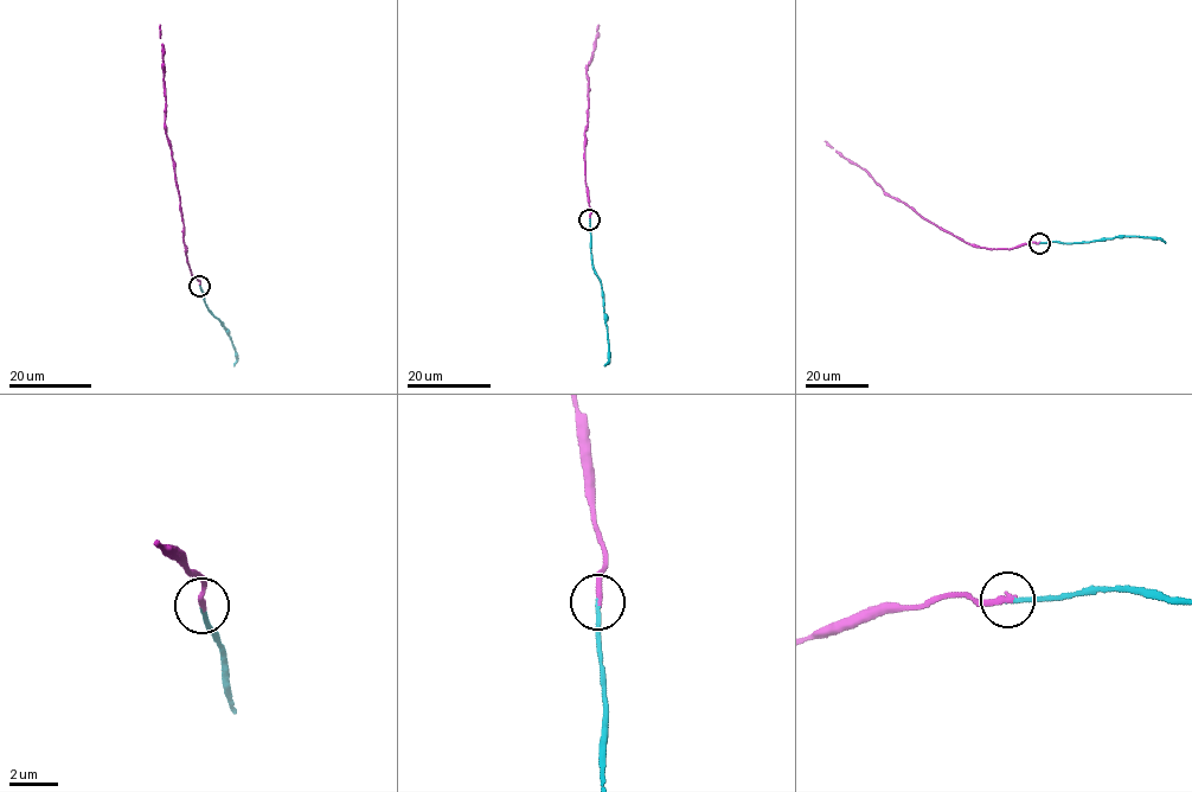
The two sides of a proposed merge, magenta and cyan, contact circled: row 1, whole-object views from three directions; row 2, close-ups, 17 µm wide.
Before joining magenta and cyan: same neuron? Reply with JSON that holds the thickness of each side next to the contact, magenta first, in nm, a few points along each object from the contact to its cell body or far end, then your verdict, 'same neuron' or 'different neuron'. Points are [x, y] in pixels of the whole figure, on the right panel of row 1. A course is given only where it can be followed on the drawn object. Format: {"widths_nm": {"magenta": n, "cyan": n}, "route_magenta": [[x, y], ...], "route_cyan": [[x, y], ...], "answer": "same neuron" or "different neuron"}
{"widths_nm": {"magenta": 260, "cyan": 160}, "route_magenta": [[1039, 242], [1011, 249], [973, 247], [890, 196], [860, 166], [825, 141]], "route_cyan": [[1039, 242], [1078, 243], [1127, 236], [1159, 237], [1166, 242]], "answer": "same neuron"}

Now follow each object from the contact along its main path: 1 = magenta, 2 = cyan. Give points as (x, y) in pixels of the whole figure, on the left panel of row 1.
1: (200, 285), (187, 262), (179, 192), (166, 133), (160, 24)
2: (200, 285), (207, 310), (219, 319), (235, 346), (235, 365)

